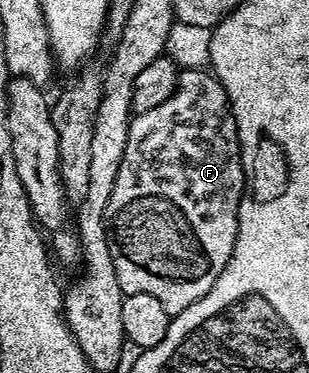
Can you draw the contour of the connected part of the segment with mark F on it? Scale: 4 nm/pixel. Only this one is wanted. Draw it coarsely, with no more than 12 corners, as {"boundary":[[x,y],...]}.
{"boundary":[[182,69],[134,115],[106,210],[123,296],[171,317],[234,252],[230,98]]}

